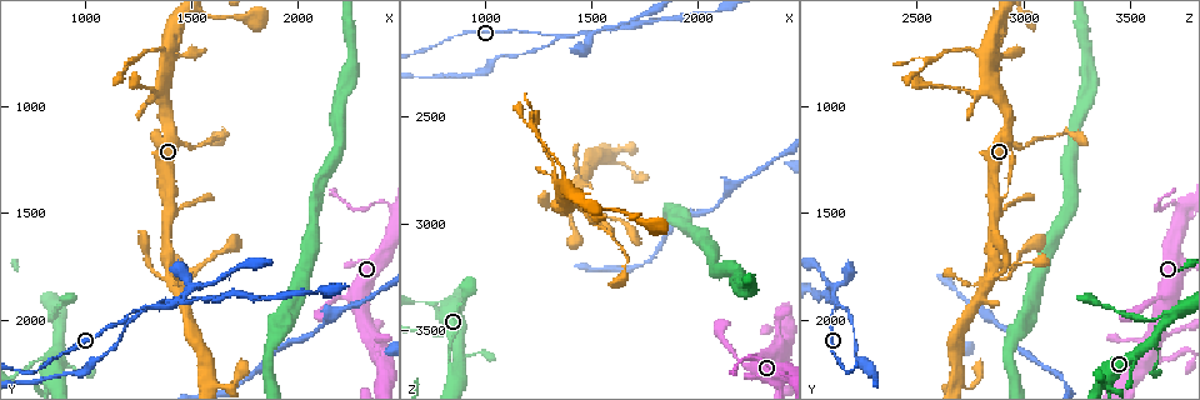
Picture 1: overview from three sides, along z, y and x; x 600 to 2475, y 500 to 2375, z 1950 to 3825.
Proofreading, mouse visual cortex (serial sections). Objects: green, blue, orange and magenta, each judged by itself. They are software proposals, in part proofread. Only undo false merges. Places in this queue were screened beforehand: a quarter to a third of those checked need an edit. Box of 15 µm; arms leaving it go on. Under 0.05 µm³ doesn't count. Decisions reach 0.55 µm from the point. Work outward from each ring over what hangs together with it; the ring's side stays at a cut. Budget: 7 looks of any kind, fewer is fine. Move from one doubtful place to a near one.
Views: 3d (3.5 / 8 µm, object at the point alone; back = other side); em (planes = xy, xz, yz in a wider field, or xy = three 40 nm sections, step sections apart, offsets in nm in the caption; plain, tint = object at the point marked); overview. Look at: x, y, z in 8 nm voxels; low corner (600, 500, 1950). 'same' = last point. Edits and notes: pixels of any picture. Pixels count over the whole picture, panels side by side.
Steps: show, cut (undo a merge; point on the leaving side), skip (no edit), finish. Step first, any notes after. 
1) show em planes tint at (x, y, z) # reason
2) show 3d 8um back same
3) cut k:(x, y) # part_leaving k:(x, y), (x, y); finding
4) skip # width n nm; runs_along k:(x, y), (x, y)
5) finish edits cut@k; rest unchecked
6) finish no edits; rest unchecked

show 3d 3.5um at (1450, 1900, 2110) # three arms meet

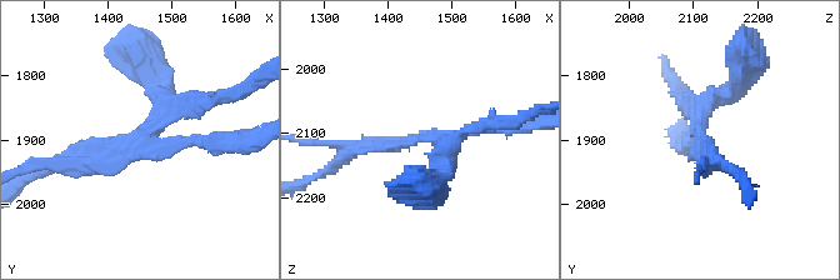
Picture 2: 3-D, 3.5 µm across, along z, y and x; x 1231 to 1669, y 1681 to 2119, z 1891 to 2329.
show em planes tint at (1450, 1915, 2110) # now the EM

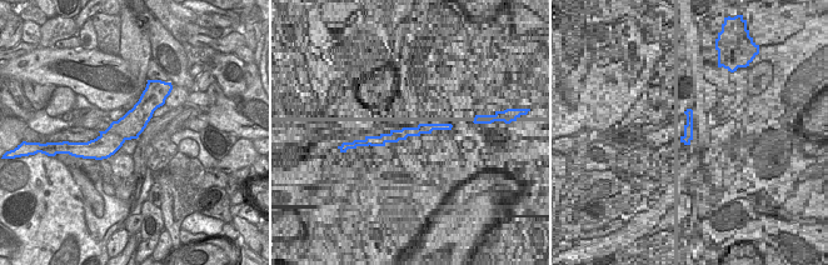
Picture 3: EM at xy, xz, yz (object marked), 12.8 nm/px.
cut 2:(448, 140) # two cells meet here

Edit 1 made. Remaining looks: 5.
show overview

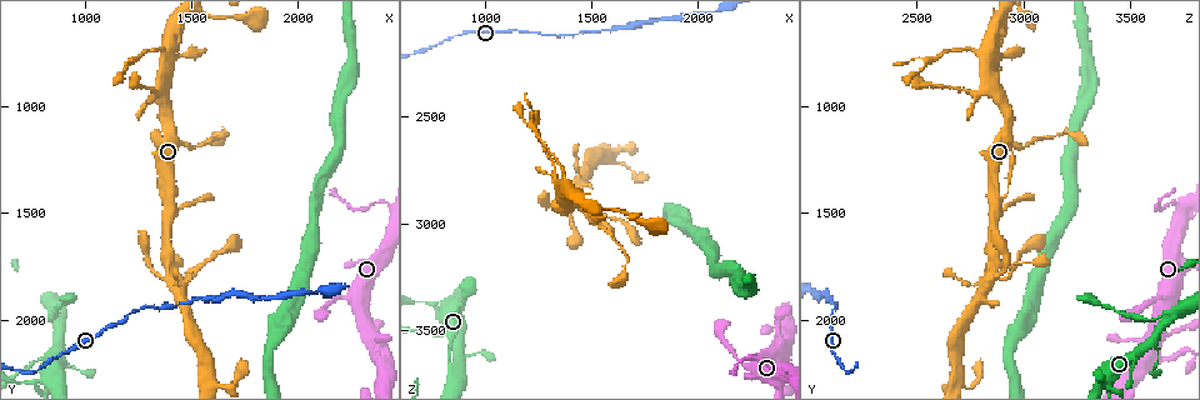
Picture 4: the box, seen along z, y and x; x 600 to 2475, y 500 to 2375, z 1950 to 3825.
show 3d 8um at (760, 2300, 3380)

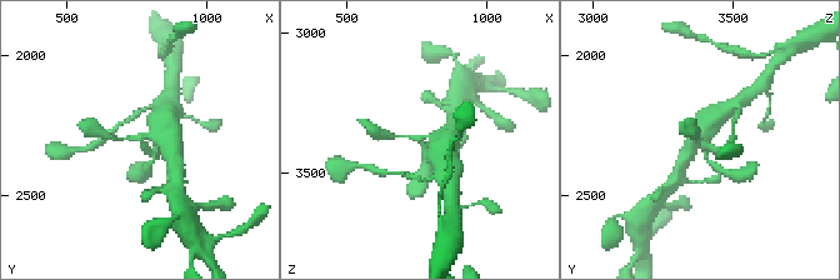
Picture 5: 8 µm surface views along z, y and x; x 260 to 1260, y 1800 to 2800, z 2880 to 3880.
show 3d 3.5um at (760, 2280, 3370) # zoom in

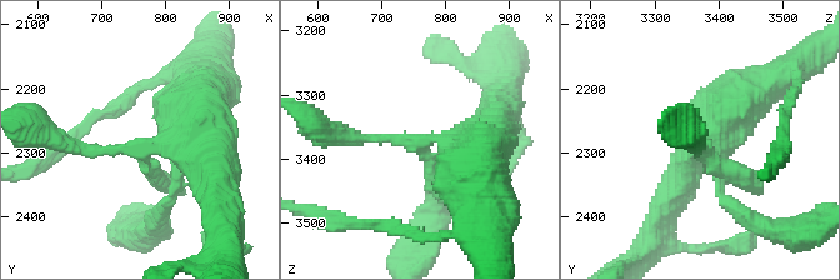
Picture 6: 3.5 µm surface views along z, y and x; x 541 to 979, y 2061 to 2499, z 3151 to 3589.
show em planes tint at (775, 2295, 3375) # arms 4; arm_widths 150, 150, 200, 600 nm

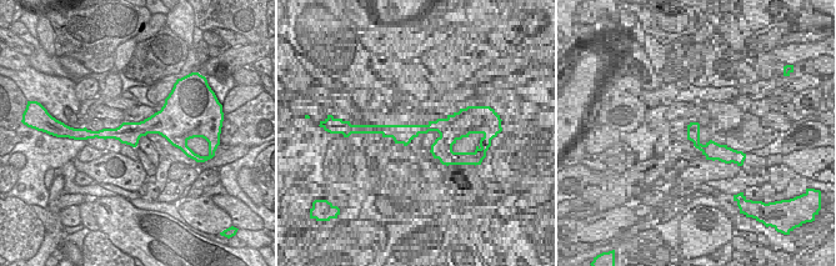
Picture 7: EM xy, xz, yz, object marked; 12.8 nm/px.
skip # width 280 nm; runs_along 7:(176, 130), (96, 134); continuous, no second cell

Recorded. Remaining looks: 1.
finish edits cut@2; rest unchecked

